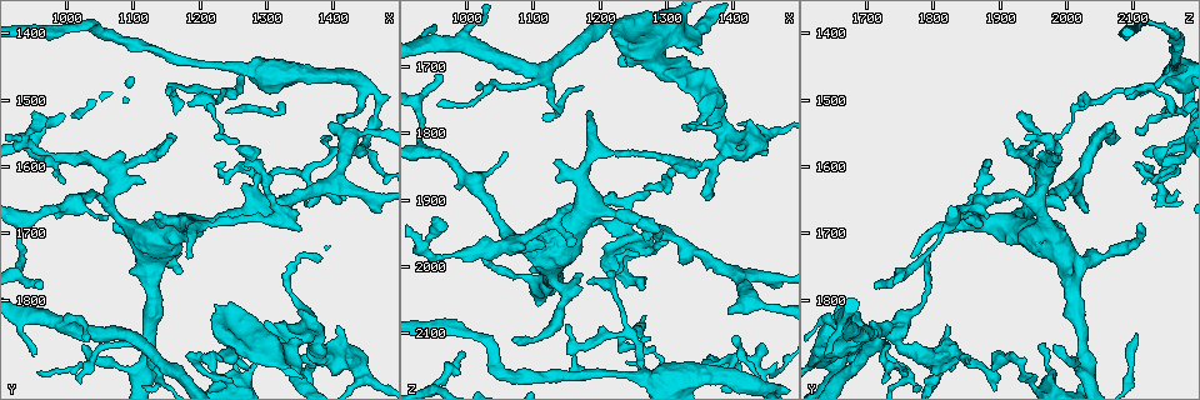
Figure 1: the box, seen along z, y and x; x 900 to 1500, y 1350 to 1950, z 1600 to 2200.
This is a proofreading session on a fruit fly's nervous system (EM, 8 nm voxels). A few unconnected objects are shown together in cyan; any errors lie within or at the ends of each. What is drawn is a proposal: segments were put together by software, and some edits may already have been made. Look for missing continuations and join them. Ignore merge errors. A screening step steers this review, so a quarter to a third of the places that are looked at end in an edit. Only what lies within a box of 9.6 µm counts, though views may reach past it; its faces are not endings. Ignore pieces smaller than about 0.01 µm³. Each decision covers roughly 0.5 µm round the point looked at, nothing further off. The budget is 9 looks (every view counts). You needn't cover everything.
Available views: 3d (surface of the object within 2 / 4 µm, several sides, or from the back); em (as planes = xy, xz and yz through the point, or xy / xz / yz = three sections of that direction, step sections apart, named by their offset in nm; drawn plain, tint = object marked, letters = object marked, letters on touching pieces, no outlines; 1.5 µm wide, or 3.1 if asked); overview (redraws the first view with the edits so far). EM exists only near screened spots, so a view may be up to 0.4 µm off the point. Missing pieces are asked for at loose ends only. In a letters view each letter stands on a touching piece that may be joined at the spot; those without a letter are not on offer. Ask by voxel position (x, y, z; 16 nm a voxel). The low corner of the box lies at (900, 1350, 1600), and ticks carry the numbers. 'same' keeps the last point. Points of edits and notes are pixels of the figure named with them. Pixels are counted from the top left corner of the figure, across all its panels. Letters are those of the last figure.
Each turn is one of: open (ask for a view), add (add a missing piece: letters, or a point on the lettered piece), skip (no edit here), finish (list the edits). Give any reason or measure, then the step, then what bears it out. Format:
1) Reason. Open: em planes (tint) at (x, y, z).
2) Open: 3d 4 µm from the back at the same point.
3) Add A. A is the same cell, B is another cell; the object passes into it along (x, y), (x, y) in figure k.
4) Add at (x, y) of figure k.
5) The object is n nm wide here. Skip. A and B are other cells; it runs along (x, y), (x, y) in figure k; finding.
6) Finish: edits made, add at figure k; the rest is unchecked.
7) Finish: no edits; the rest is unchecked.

Free end. Open: 3d 4 µm at (955, 1905, 1750).

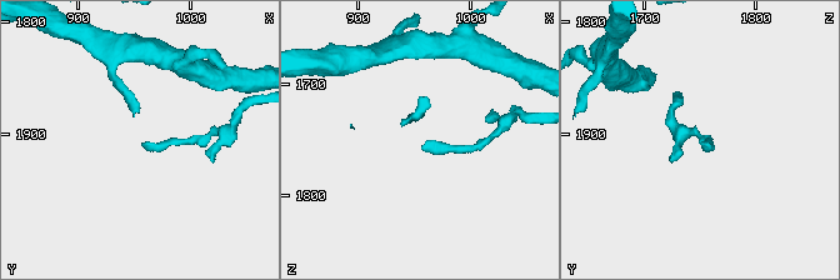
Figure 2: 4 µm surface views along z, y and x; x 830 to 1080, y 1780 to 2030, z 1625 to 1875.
Open: em planes (letters) at (958, 1908, 1756).

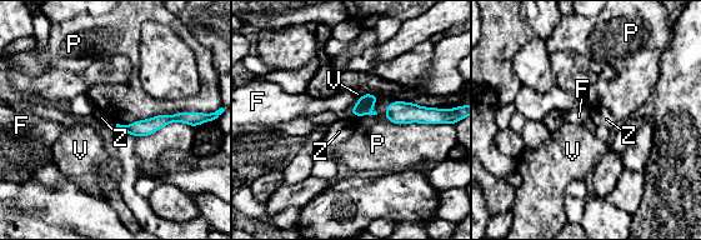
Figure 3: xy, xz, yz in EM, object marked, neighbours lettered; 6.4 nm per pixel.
The object is 80 nm wide here. Skip. F, P, V and Z are other cells; a border runs along (360, 96), (349, 111) in figure 3; no lettered piece goes on from it.

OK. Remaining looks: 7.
Thin end. Open: 3d 2 µm at (950, 1890, 1635).

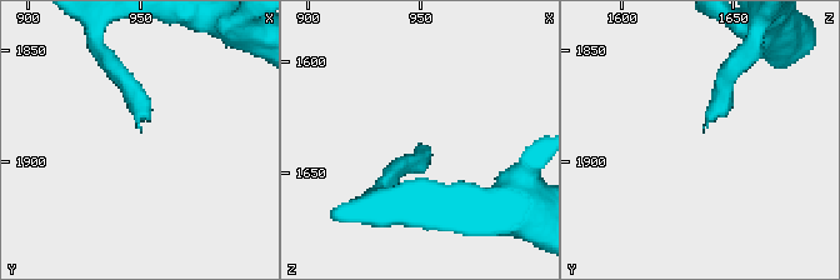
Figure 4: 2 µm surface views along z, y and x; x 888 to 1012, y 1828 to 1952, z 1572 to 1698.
Need the tissue. Open: em xy step 4 (letters) at (949, 1886, 1638).

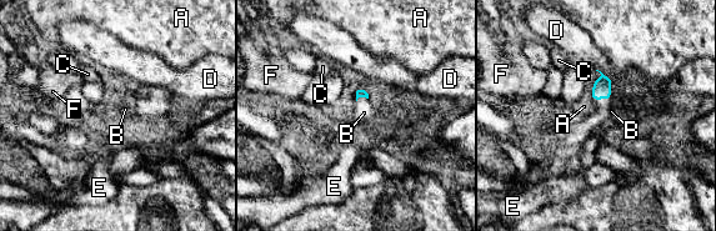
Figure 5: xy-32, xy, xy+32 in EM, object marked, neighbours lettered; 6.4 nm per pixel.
Add B. B is the same cell, A, C, D, E and F are other cells; the object passes into it along (601, 89), (601, 98), (580, 130) in figure 5; the neuron continues.

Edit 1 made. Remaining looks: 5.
Free end. Open: 3d 2 µm at (1275, 1900, 1895).

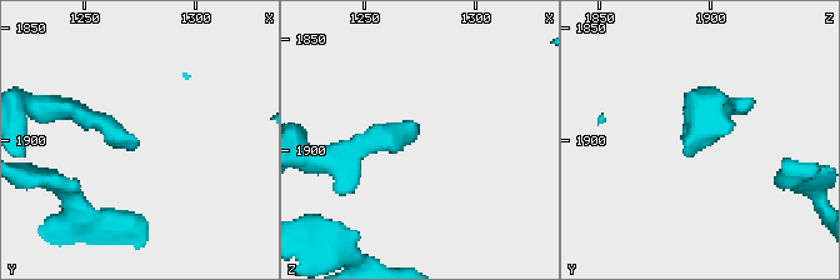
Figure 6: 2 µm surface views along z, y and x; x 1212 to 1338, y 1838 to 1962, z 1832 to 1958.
Open: em planes (plain) at (1275, 1902, 1895).

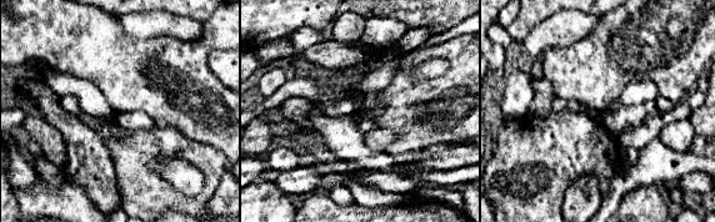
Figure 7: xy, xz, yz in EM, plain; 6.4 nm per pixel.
Open: em planes (letters) at the same point.

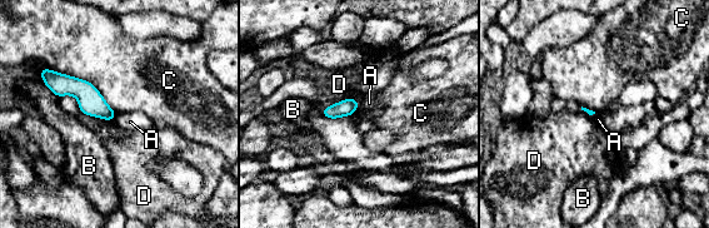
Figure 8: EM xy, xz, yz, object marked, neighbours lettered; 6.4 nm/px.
The longest contact is with C, 550 nm. Skip. A, B, C and D are other cells; a border runs along (45, 67), (86, 79), (115, 113) in figure 8; no lettered piece goes on from it.

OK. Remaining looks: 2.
Thin end. Open: em xy step 8 (letters) at (1070, 1680, 2115).

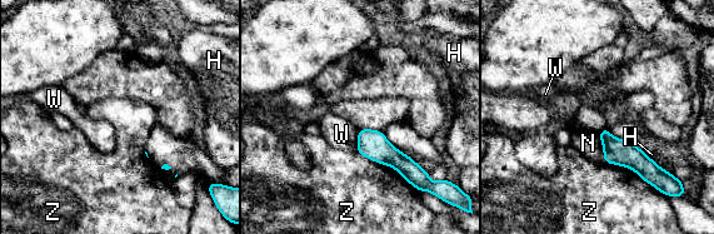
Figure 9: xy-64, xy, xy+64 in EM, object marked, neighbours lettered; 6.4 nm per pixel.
Cut it another way. Open: em planes (letters) at the same point.

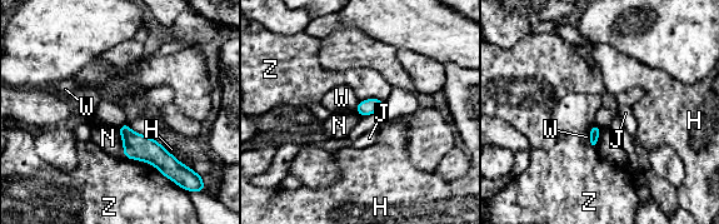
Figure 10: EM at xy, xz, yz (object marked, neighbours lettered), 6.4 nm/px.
The longest contact is with Z, 360 nm. Skip. H, J, N, W and Z are other cells; a border runs along (124, 155), (149, 162), (174, 182) in figure 10; no lettered piece goes on from it.

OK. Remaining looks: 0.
Finish: edits made, add at figure 5; the rest is unchecked.

